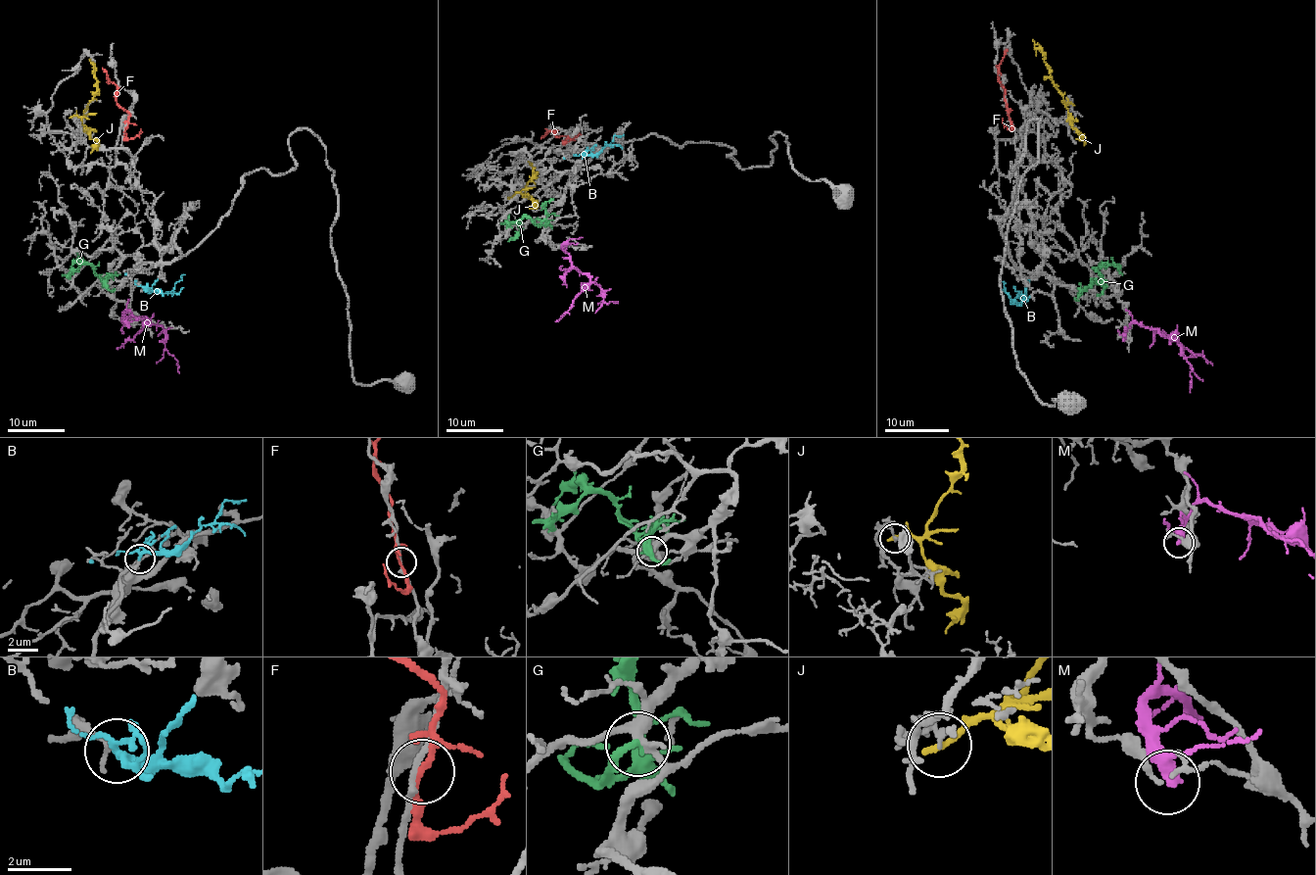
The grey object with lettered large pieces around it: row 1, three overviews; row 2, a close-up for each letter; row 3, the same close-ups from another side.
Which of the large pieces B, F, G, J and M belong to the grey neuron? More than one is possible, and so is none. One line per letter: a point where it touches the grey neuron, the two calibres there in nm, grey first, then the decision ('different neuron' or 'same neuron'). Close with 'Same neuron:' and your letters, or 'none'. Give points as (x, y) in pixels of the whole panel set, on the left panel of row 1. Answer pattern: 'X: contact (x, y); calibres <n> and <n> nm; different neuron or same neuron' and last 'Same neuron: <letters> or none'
B: contact (144, 288); calibres 160 and 150 nm; same neuron
F: contact (125, 127); calibres 190 and 160 nm; different neuron
G: contact (107, 286); calibres 280 and 240 nm; different neuron
J: contact (71, 117); calibres 130 and 240 nm; different neuron
M: contact (127, 326); calibres 100 and 340 nm; different neuron
Same neuron: B

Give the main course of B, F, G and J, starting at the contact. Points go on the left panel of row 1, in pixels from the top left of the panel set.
B: (143, 289), (158, 290), (164, 294), (170, 292), (185, 274)
F: (126, 127), (129, 115), (117, 102), (117, 87), (102, 68)
G: (108, 286), (89, 265), (77, 260), (69, 268)
J: (71, 118), (83, 115), (96, 90), (95, 68), (89, 59)

